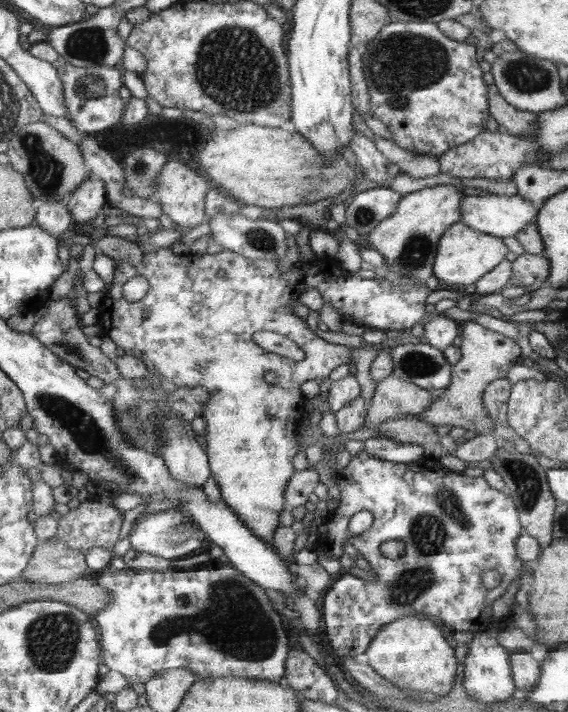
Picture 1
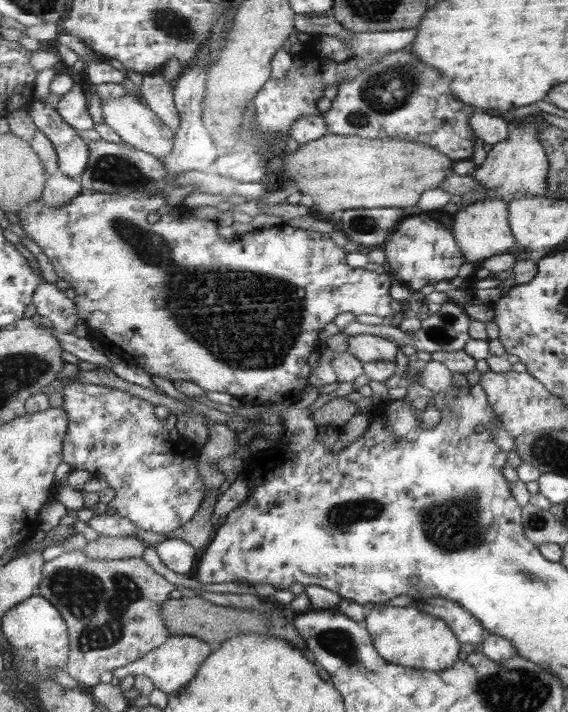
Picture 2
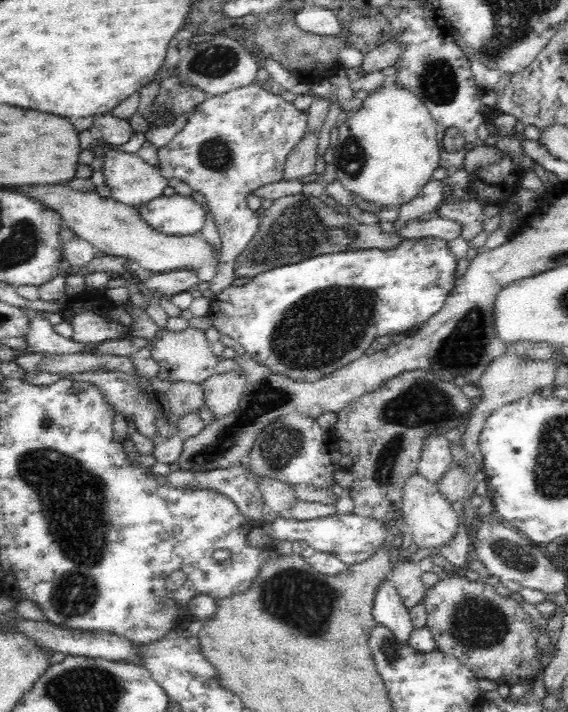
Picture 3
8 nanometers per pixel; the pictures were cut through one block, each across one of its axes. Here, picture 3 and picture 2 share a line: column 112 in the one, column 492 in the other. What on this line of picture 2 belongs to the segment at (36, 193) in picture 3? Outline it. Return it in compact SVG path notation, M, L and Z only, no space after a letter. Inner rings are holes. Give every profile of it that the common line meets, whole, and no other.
M485 198L479 200L465 210L455 214L455 226L453 226L453 236L457 236L457 242L461 246L461 252L465 254L467 262L481 266L485 260L499 256L499 254L509 254L509 248L517 244L517 238L513 236L513 228L509 224L509 200L503 198Z

